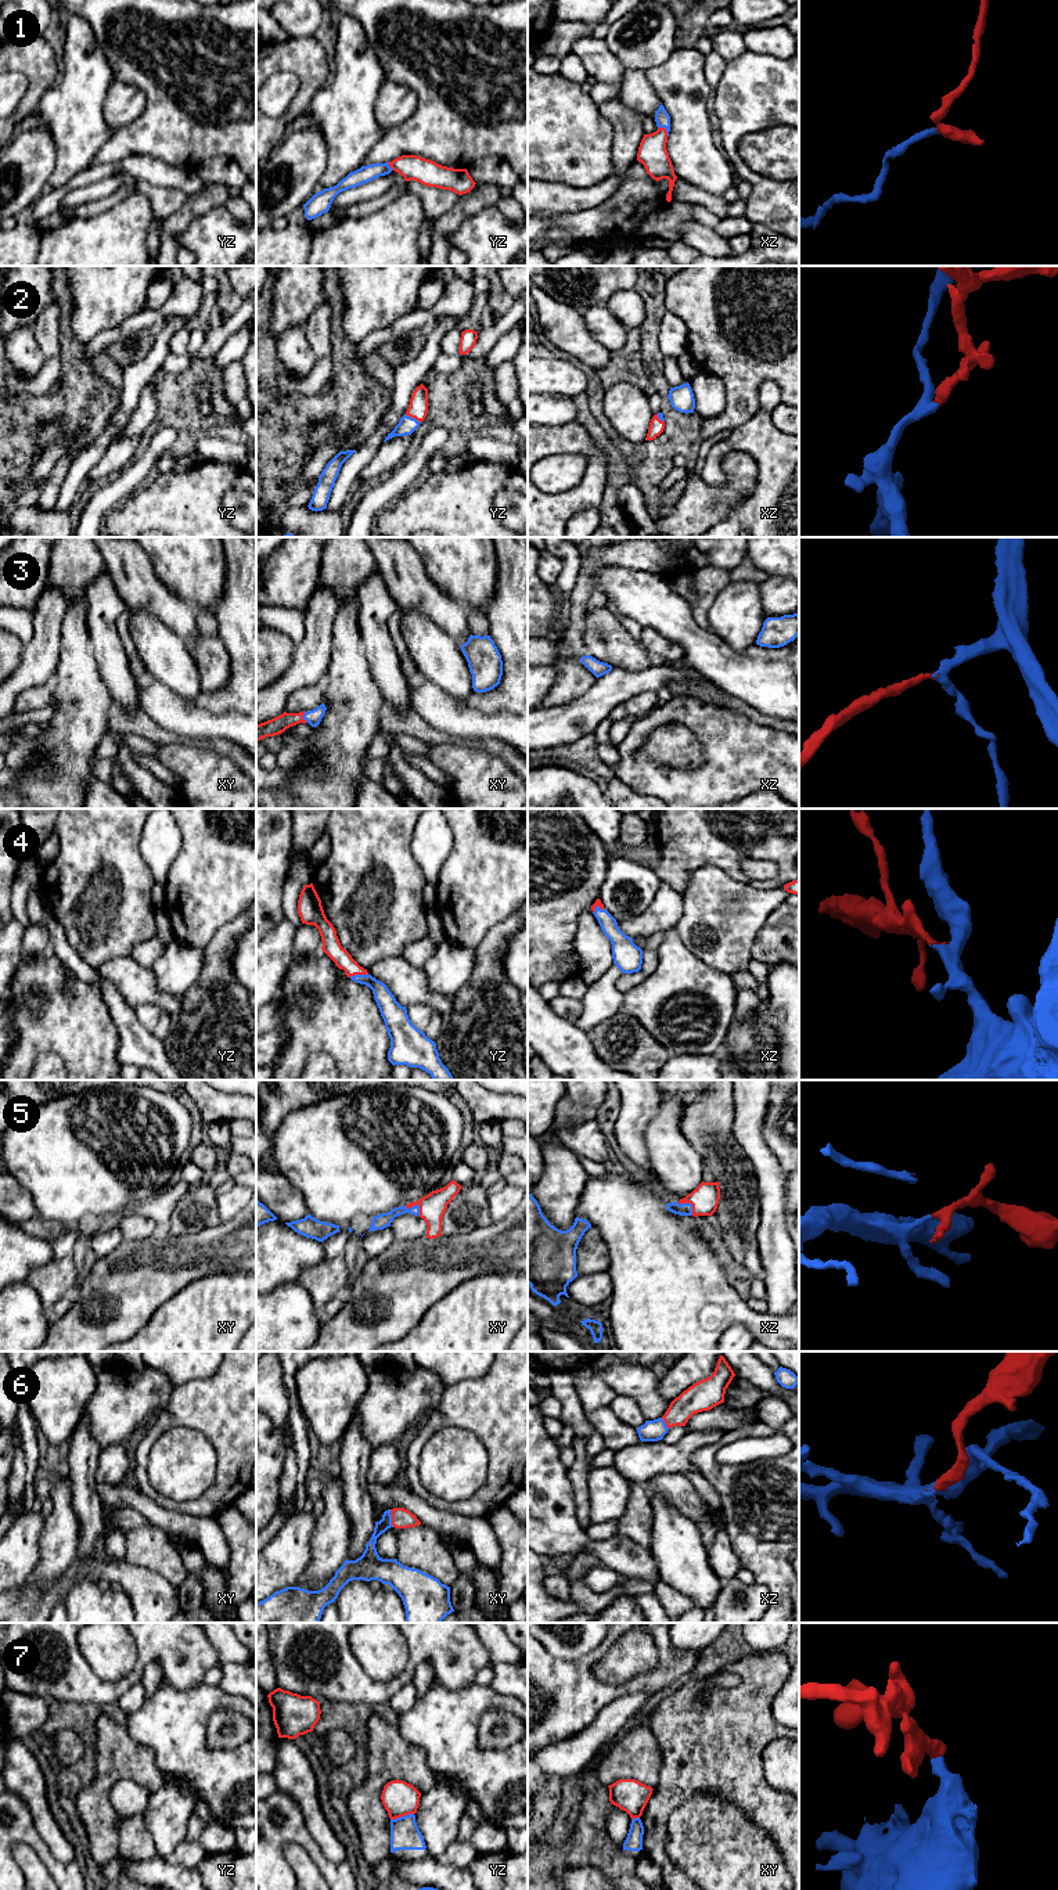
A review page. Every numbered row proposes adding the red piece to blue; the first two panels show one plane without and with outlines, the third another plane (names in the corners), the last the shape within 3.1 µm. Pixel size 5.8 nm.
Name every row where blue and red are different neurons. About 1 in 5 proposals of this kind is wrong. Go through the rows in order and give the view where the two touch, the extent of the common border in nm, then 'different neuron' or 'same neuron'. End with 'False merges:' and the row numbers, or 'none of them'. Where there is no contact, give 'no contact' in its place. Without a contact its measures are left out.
1: contact in xz; length 80 nm; same neuron
2: contact in yz; length 110 nm; same neuron
3: contact in xy; length 70 nm; same neuron
4: contact in yz; length 110 nm; same neuron
5: contact in xz; length 120 nm; same neuron
6: contact in xy; length 110 nm; same neuron
7: contact in yz; length 140 nm; different neuron
False merges: 7

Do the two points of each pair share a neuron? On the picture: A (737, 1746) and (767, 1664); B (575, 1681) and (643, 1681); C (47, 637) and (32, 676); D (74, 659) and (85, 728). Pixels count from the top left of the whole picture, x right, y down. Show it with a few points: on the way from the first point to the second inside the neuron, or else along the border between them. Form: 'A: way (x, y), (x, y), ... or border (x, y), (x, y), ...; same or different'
A: way (737, 1725), (759, 1685); same
B: way (592, 1691), (618, 1691), (626, 1687); same
C: way (43, 647), (36, 666); same
D: way (76, 676), (82, 712); same

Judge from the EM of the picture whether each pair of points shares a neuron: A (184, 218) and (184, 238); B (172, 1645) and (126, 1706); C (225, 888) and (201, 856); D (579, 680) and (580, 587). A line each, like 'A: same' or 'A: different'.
A: different
B: different
C: same
D: same

